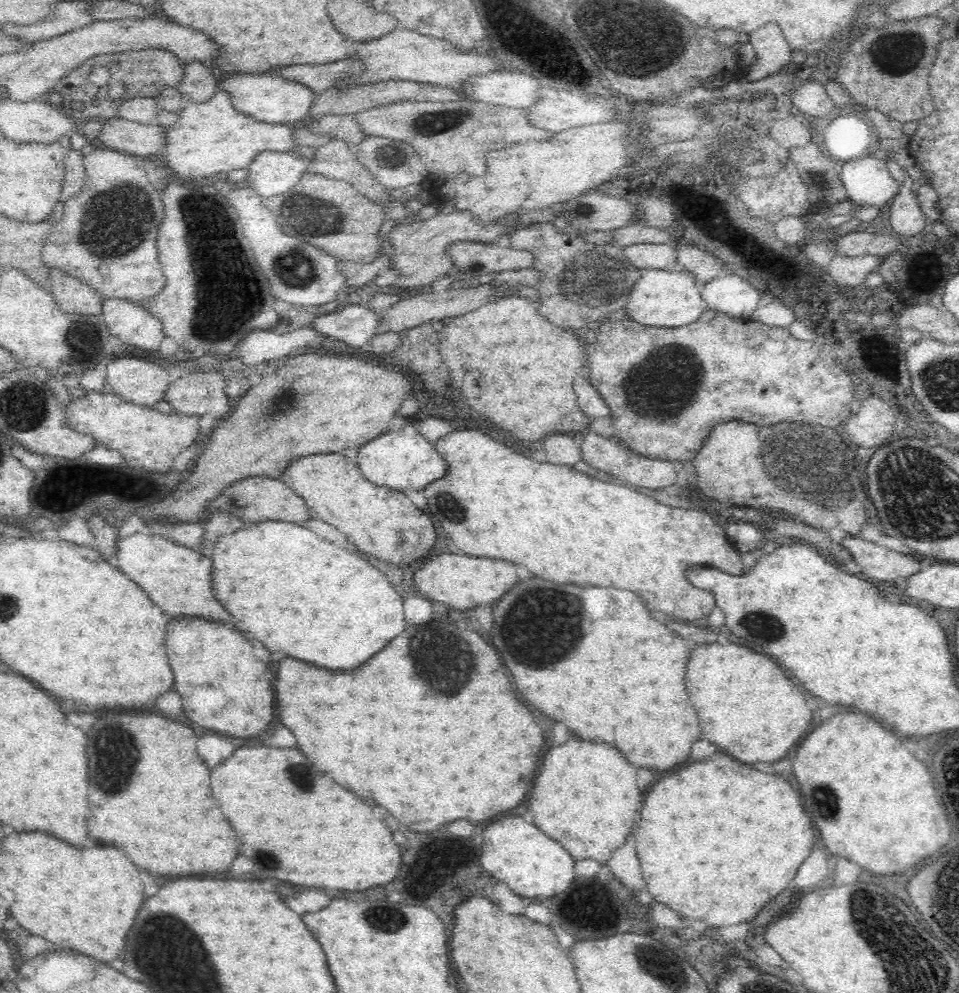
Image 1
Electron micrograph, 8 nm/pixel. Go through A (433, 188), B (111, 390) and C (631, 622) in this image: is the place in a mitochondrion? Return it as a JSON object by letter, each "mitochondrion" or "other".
{"A":"other","B":"other","C":"other"}

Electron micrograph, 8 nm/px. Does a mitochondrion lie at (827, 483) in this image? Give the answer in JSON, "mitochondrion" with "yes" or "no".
{"mitochondrion":"yes"}

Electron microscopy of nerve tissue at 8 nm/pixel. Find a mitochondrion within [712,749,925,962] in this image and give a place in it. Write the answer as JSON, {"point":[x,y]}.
{"point":[825,798]}

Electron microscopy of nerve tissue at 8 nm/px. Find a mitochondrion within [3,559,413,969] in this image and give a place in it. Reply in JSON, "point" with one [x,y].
{"point":[114,755]}

